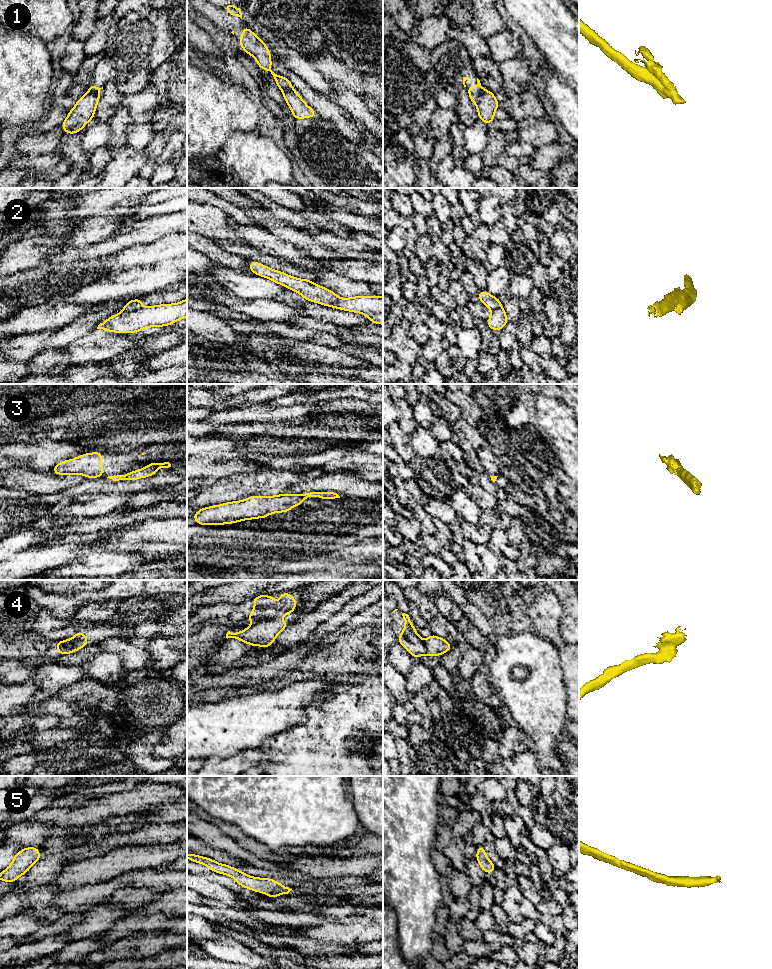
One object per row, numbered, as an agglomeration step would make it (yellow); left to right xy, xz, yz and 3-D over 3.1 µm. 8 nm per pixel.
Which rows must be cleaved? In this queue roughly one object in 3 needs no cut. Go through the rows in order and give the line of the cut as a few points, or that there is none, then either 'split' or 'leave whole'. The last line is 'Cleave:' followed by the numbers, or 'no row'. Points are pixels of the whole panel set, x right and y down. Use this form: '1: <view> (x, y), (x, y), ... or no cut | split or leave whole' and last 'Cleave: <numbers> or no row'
1: yz (483, 89), (476, 104) | split
2: xy (142, 308), (121, 313) | split
3: no cut | leave whole
4: xz (276, 617), (254, 622) | split
5: no cut | leave whole
Cleave: 1, 2, 4

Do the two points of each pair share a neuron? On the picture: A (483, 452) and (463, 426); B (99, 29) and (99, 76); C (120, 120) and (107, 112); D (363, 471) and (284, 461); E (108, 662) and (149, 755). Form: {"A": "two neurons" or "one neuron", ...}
{"A": "one neuron", "B": "two neurons", "C": "two neurons", "D": "one neuron", "E": "two neurons"}

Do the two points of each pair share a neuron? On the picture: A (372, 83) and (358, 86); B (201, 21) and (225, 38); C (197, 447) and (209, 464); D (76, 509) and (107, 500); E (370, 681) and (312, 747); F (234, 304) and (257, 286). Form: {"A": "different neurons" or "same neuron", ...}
{"A": "same neuron", "B": "same neuron", "C": "different neurons", "D": "same neuron", "E": "same neuron", "F": "different neurons"}

